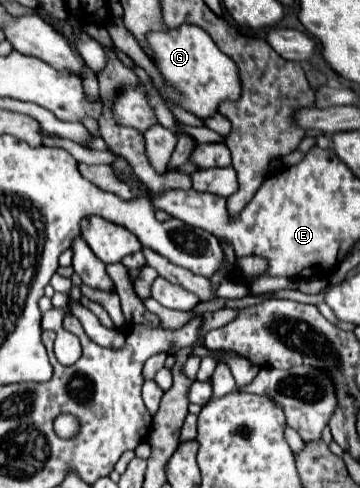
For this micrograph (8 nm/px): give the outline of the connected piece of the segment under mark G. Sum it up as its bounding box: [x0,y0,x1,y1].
[147,25,241,119]

